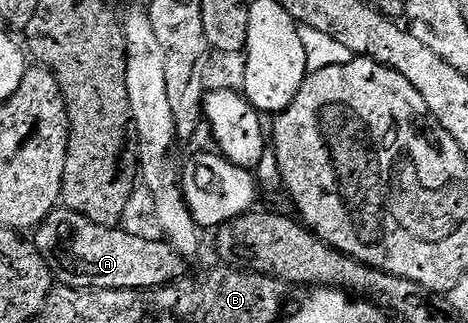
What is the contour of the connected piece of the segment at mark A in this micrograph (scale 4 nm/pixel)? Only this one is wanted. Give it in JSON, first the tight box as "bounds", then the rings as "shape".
{"bounds":[33,208,184,291],"shape":[[[56,208],[34,231],[33,243],[60,287],[151,291],[184,277],[184,259],[166,241],[154,242],[123,229],[93,224],[93,220],[77,212]]]}

